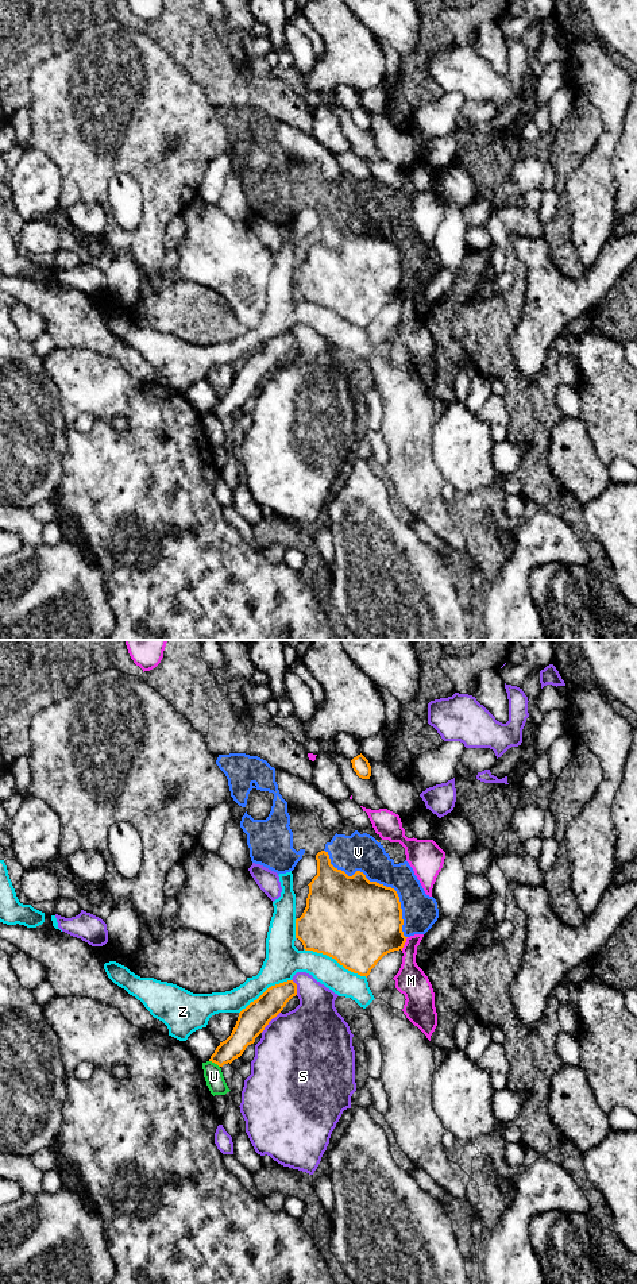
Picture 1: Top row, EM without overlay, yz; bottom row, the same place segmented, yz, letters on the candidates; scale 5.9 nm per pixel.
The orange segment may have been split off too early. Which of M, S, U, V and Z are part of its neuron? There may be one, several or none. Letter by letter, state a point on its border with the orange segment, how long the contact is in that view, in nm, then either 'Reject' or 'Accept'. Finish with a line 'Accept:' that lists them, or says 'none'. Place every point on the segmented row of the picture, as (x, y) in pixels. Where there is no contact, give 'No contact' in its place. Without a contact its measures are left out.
M: Touches orange at yz (404, 944). Shared border 90 nm. Reject
S: Touches orange at yz (269, 1021). Shared border 170 nm. Reject
U: Touches orange at yz (215, 1063). Shared border 80 nm. Reject
V: Touches orange at yz (378, 883). Shared border 700 nm. Reject
Z: Touches orange at yz (335, 959). Shared border 420 nm. Reject
Accept: none

